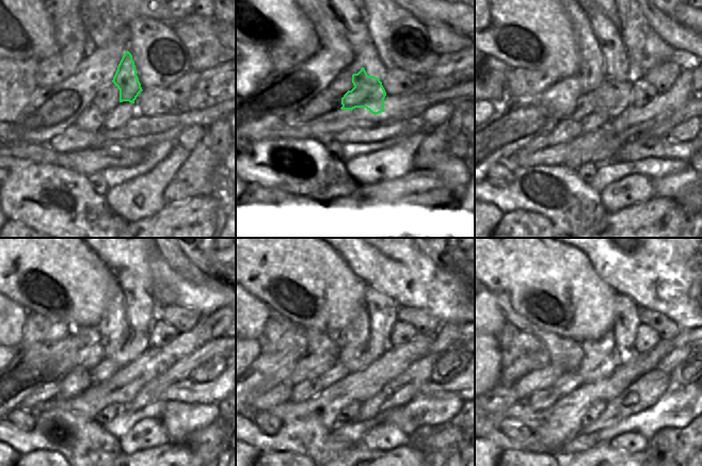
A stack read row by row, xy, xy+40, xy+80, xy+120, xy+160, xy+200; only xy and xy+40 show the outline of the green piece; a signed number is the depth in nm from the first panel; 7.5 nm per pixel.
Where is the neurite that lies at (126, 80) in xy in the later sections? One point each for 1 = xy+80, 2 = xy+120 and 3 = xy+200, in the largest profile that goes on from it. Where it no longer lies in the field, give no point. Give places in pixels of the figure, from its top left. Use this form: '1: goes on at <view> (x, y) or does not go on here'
1: goes on at xy+80 (611, 98)
2: goes on at xy+120 (123, 351)
3: goes on at xy+200 (591, 369)

